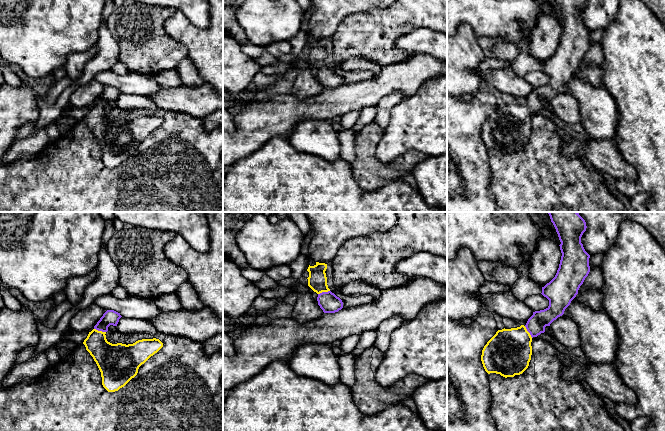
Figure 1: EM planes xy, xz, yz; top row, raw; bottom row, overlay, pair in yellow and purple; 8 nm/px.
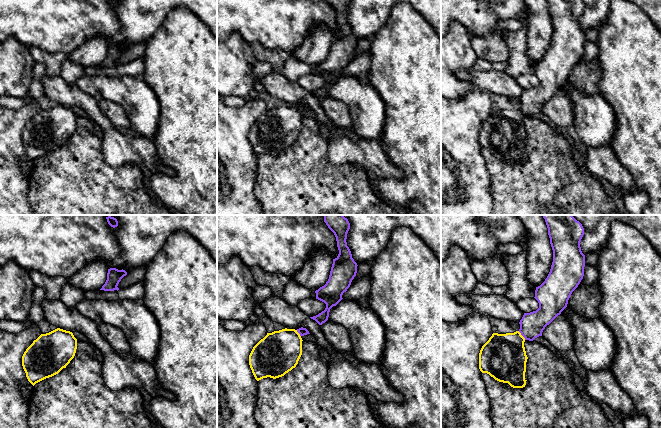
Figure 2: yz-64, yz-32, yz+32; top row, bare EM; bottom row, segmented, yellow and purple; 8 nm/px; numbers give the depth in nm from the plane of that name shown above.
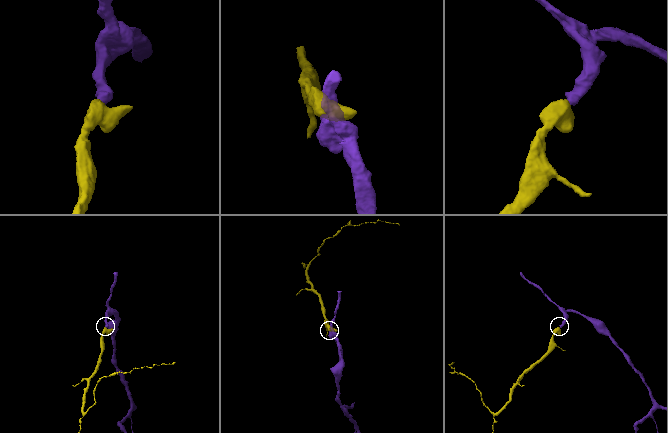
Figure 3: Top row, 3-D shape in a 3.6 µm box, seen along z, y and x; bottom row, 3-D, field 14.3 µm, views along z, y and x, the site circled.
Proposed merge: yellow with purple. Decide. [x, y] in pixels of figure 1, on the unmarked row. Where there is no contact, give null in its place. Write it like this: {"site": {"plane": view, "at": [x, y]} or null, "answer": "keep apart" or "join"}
{"site": {"plane": "xy", "at": [100, 107]}, "answer": "join"}

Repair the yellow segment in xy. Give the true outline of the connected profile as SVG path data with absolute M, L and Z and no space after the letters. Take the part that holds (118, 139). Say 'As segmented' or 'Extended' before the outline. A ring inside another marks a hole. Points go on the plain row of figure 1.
Extended. M107 86L83 118L96 138L102 161L108 168L124 163L137 151L139 143L163 123L163 119L156 114L128 121L108 118L105 111L108 103L117 102L121 93L120 89Z

